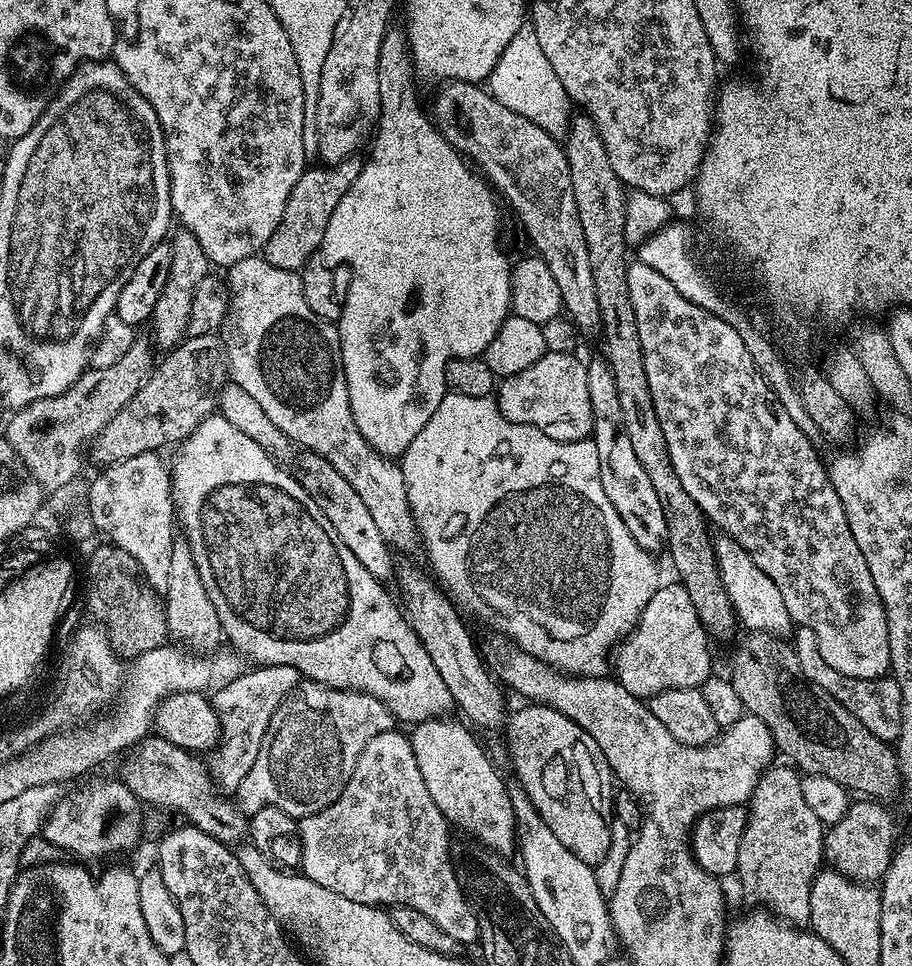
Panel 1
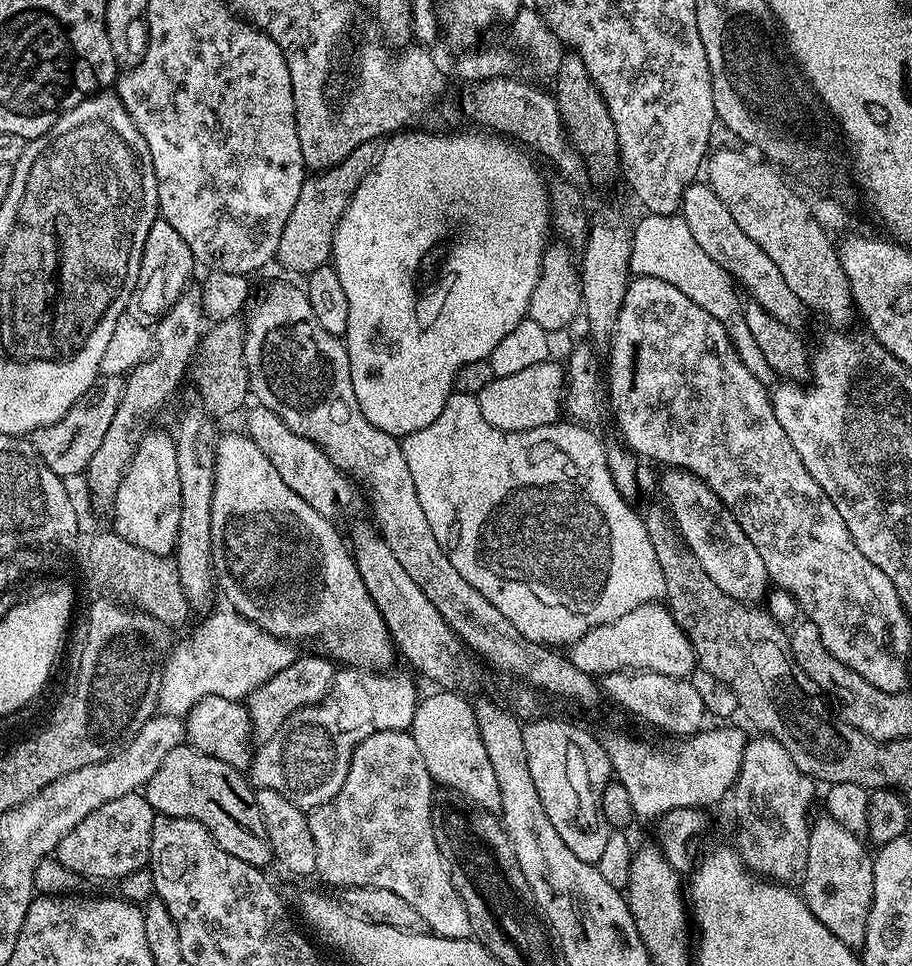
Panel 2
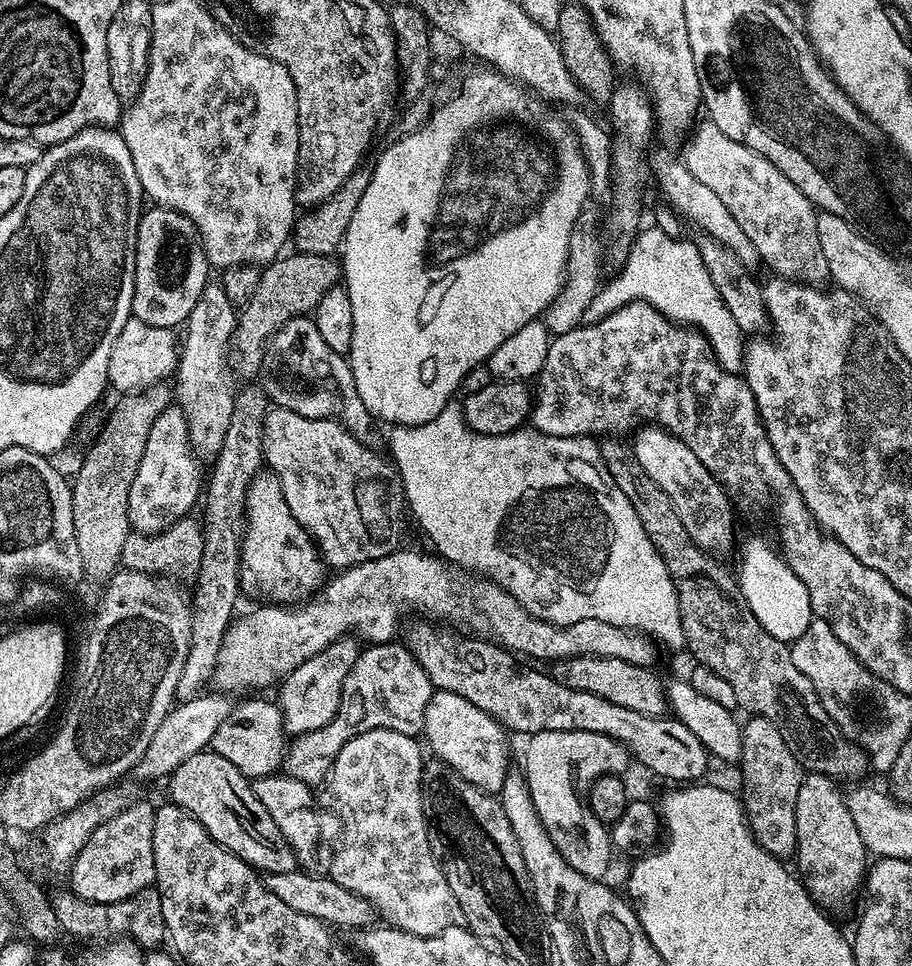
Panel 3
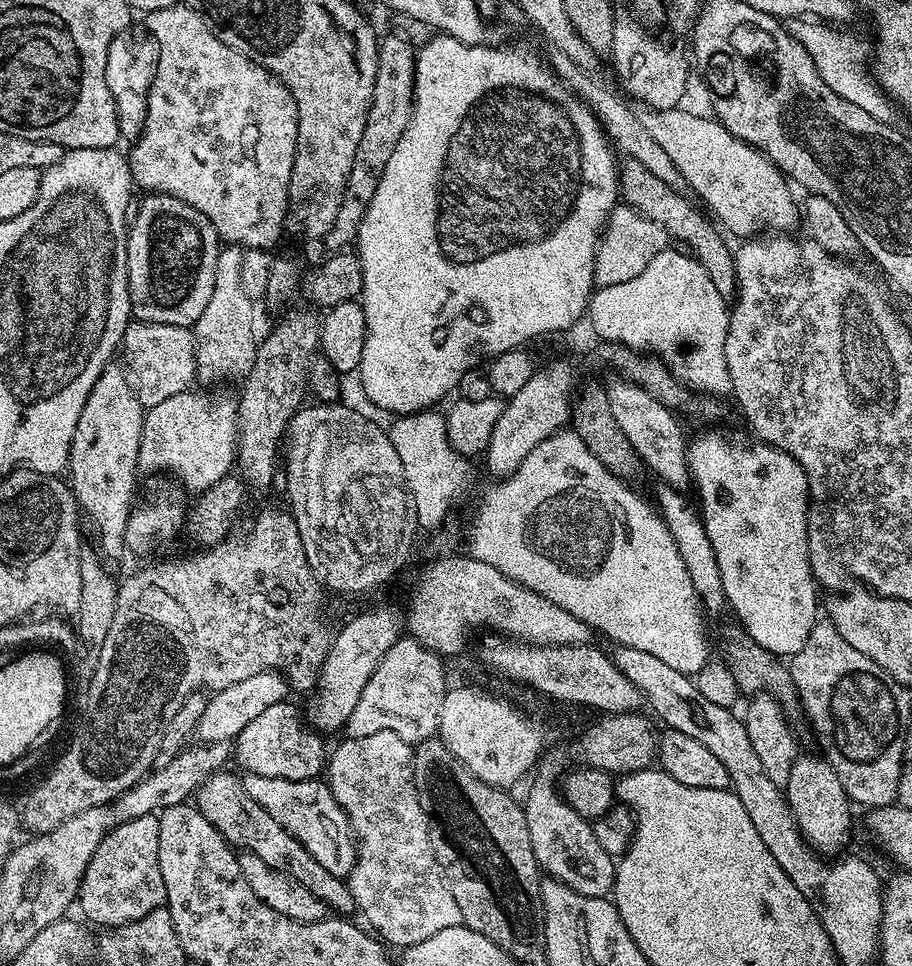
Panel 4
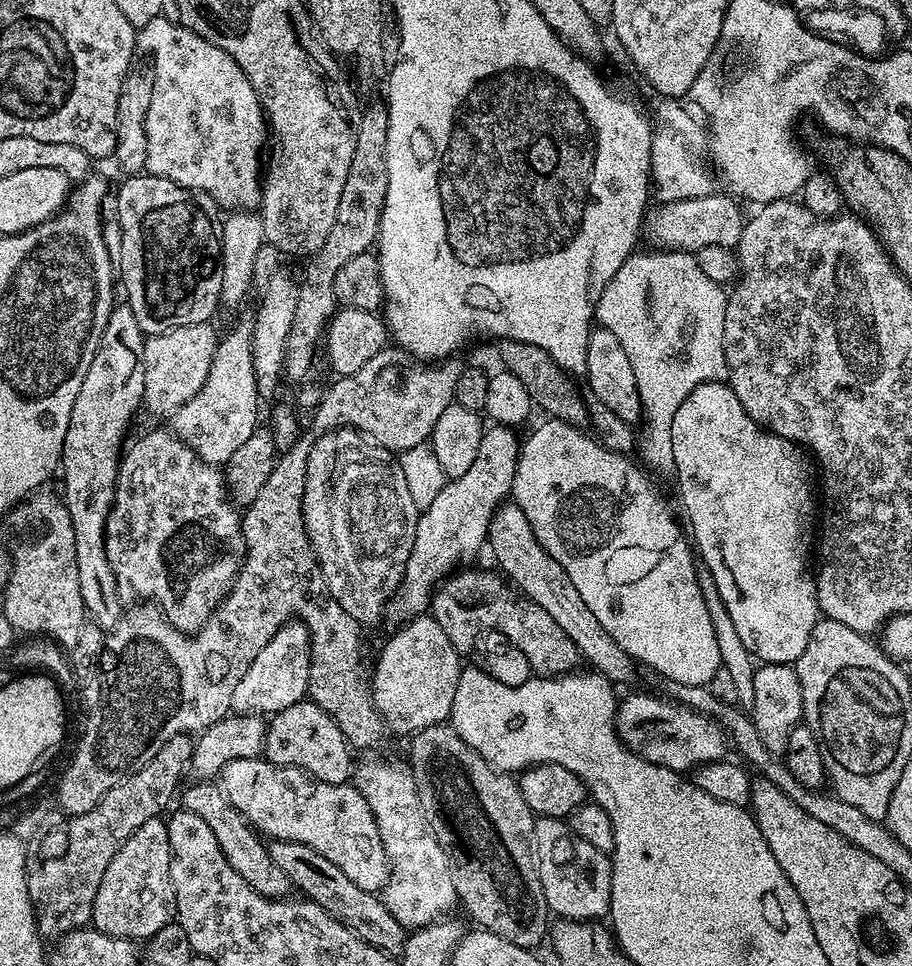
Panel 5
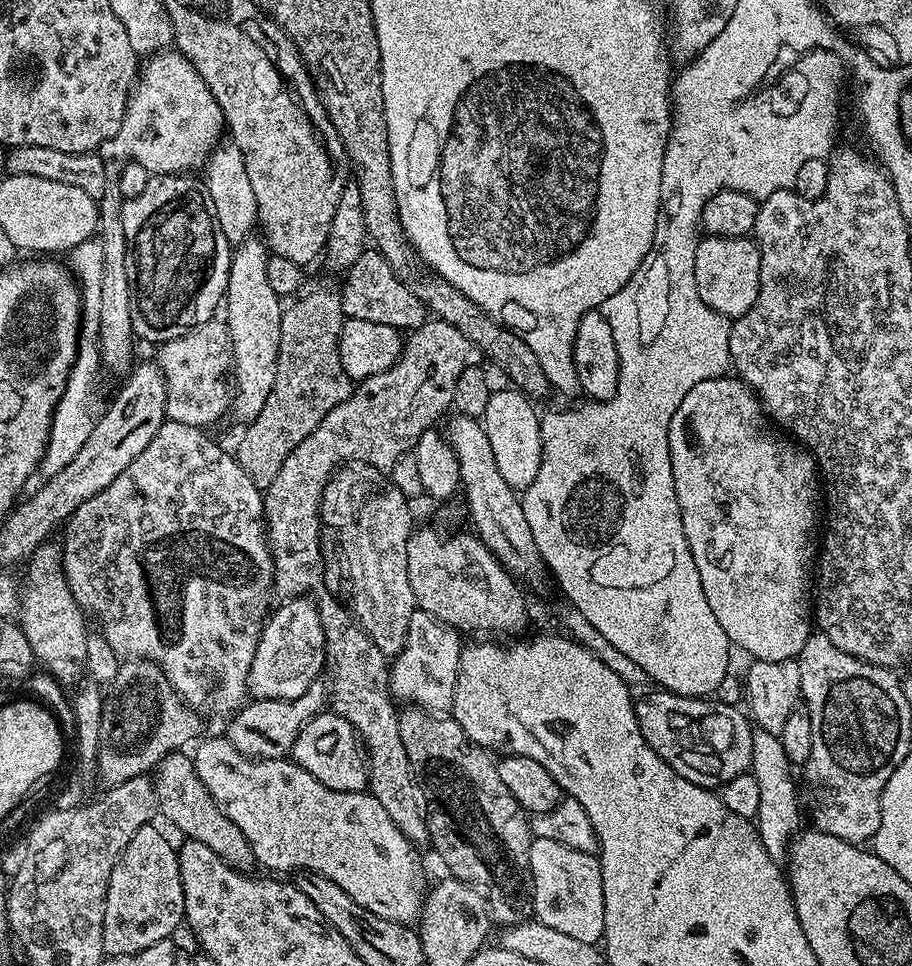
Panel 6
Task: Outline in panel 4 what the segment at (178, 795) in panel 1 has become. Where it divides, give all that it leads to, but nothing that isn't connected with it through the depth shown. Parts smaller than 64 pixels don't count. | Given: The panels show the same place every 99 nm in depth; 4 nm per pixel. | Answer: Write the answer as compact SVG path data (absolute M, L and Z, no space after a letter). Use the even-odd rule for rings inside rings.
M228 771L213 772L196 789L194 804L200 809L200 813L224 835L229 844L237 849L258 854L258 858L262 858L266 866L274 866L274 870L282 870L282 874L290 874L294 882L302 882L302 886L314 890L314 894L318 894L327 902L329 909L338 910L340 912L337 913L340 914L353 911L352 895L347 883L341 877L330 874L330 870L326 870L322 862L315 860L310 850L302 846L302 842L294 839L285 828L278 826L278 822L274 822L274 818L270 818L270 814L266 814L266 810L262 810L262 806L258 806L258 802L250 798L250 794L246 794L243 779Z

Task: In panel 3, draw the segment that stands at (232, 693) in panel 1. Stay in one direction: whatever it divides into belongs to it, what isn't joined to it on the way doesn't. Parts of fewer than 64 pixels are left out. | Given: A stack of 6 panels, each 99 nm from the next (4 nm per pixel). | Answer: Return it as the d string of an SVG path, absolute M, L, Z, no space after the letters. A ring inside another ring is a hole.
M352 638L335 640L326 650L314 654L302 666L298 666L289 676L284 677L279 685L280 697L278 703L285 721L289 725L296 724L297 733L313 732L329 724L340 706L343 686L346 676L358 662L362 651L361 645L356 645Z

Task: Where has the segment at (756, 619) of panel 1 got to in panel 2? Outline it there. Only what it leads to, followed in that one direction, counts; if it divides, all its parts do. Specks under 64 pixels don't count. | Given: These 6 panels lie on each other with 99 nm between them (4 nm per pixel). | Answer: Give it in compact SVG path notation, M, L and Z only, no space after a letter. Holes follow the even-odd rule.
M668 468L661 472L664 472L660 476L663 503L683 544L694 554L714 585L744 604L755 605L763 601L770 588L766 562L762 562L762 554L754 550L754 542L746 538L746 530L738 526L728 507L694 473L685 472L683 468Z

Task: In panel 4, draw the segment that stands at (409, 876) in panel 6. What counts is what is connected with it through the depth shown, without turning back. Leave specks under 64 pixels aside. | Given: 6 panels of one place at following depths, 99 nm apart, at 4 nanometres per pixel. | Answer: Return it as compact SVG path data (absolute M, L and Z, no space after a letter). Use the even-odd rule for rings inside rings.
M247 773L243 777L246 786L246 794L278 822L278 826L285 828L290 835L330 874L341 878L347 877L356 864L356 842L352 825L349 823L348 815L344 812L344 807L334 798L334 794L328 789L327 783L323 779L314 780L287 780L279 776L278 778L266 778L262 774Z

